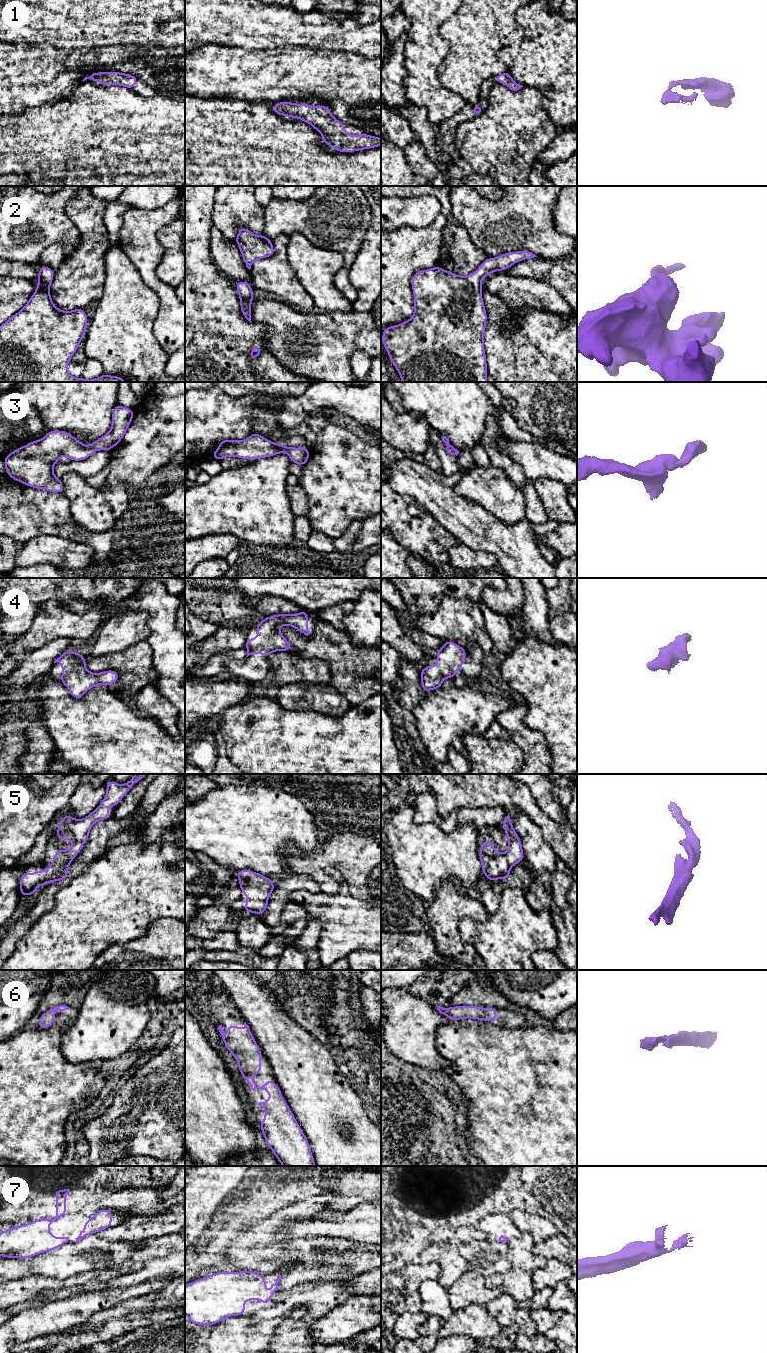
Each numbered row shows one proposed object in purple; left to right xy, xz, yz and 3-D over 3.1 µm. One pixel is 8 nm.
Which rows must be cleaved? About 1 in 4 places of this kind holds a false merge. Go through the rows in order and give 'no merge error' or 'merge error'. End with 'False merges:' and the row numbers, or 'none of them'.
1: no merge error
2: no merge error
3: no merge error
4: no merge error
5: no merge error
6: no merge error
7: no merge error
False merges: none of them

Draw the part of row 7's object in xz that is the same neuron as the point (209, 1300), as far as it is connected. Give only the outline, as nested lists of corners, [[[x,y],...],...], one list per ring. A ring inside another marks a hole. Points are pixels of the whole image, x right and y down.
[[[255,1271],[216,1272],[205,1276],[185,1285],[185,1315],[189,1322],[201,1326],[212,1326],[231,1316],[242,1316],[246,1312],[244,1304],[247,1300],[261,1300],[263,1305],[268,1305],[279,1290],[277,1283],[281,1279],[277,1277],[276,1283],[267,1292],[266,1278]]]

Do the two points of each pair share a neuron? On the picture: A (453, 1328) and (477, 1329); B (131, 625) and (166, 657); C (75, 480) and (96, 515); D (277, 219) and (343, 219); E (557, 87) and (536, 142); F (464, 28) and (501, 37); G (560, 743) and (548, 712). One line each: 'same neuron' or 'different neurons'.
A: same neuron
B: different neurons
C: same neuron
D: same neuron
E: different neurons
F: same neuron
G: same neuron

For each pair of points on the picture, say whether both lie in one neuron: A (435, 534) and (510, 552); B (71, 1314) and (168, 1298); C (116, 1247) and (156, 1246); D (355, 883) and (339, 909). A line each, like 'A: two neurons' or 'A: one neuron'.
A: two neurons
B: two neurons
C: two neurons
D: two neurons

